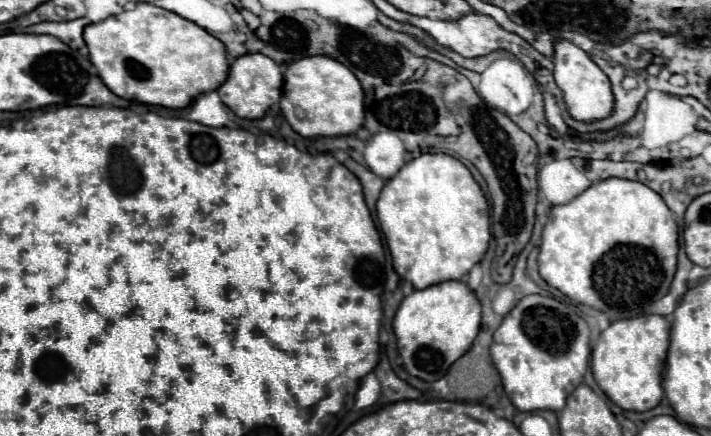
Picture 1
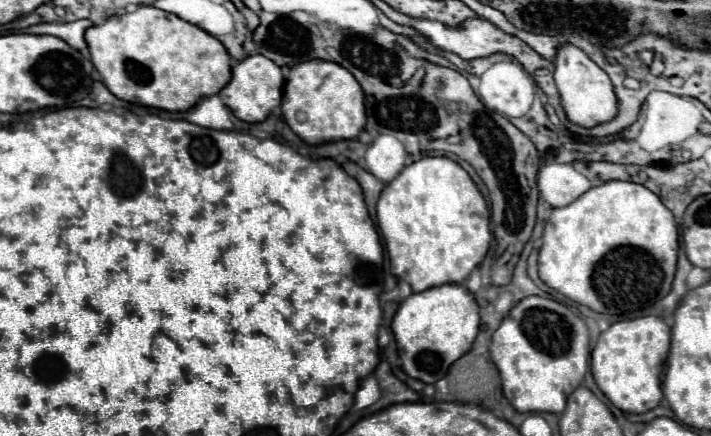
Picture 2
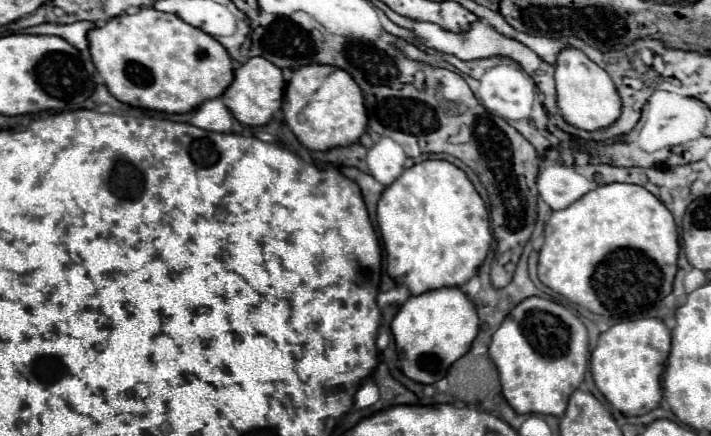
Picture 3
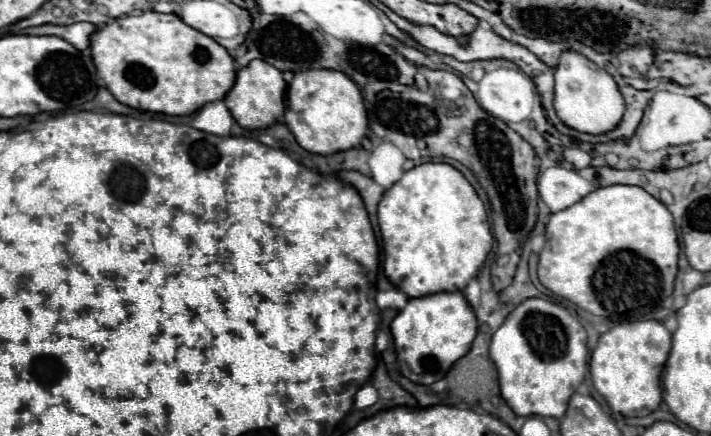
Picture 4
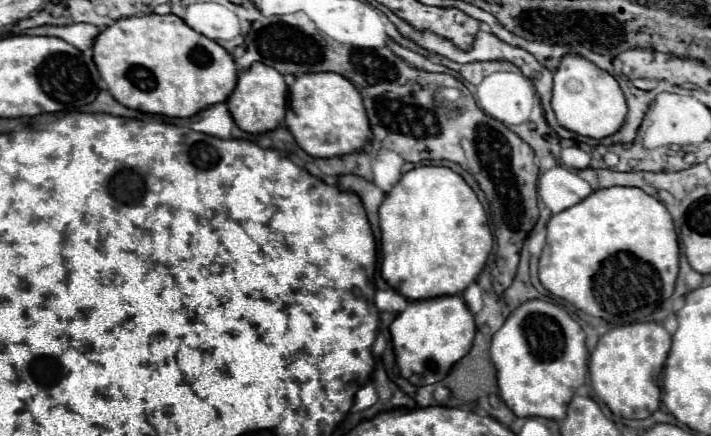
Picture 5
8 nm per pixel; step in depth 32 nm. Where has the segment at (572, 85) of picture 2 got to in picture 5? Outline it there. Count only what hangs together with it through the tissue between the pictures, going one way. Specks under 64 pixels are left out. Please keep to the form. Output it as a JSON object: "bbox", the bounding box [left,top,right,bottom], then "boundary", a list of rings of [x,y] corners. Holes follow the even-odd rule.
{"bbox":[552,54,626,138],"boundary":[[[578,54],[562,56],[560,66],[554,72],[552,108],[564,128],[592,138],[610,136],[610,132],[616,132],[626,118],[626,100],[614,76]]]}

